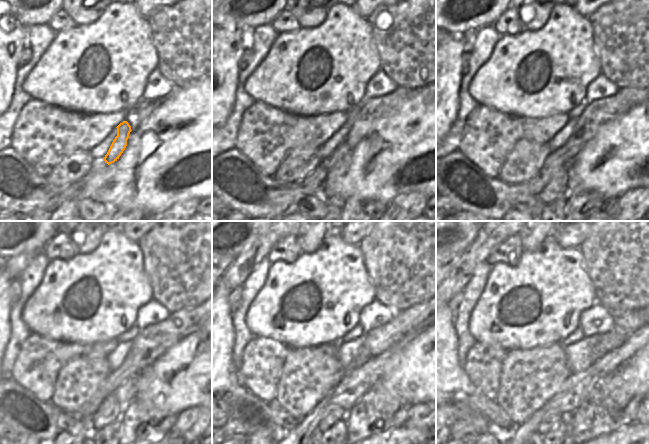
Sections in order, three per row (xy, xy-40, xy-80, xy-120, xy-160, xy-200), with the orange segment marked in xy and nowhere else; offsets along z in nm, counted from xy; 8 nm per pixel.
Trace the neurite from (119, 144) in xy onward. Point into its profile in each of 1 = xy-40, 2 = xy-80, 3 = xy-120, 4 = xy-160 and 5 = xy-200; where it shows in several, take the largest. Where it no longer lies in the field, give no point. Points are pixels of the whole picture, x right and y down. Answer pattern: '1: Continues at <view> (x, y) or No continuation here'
1: Continues at xy-40 (336, 164)
2: Continues at xy-80 (556, 188)
3: Continues at xy-120 (110, 410)
4: Continues at xy-160 (334, 413)
5: Continues at xy-200 (550, 419).

